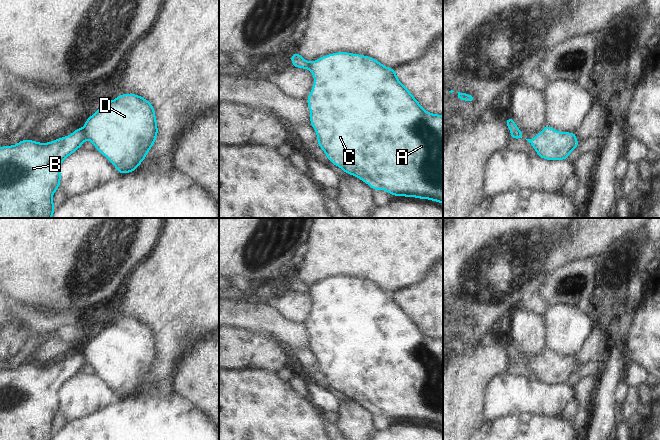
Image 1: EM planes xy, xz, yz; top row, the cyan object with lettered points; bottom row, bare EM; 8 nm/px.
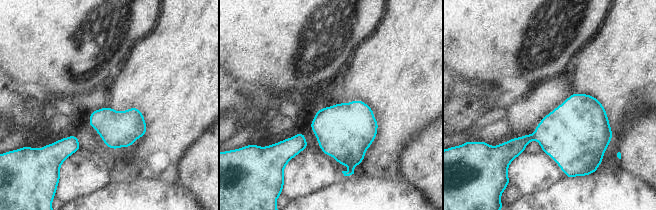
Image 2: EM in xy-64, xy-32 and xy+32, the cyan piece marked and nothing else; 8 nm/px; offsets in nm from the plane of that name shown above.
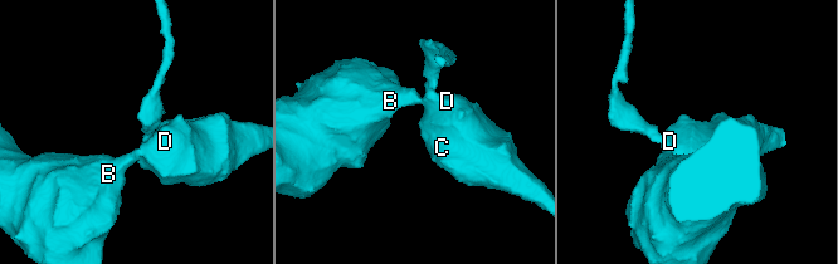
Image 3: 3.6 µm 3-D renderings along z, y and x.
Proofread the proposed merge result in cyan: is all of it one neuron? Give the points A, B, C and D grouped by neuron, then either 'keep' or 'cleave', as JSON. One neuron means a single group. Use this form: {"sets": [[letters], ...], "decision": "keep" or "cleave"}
{"sets": [["A", "C", "D"], ["B"]], "decision": "cleave"}

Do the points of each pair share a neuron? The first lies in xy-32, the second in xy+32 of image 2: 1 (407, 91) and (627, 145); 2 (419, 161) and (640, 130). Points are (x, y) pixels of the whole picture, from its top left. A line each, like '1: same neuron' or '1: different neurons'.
1: different neurons
2: same neuron

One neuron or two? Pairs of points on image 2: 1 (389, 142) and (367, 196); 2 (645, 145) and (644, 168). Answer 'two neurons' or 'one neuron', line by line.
1: two neurons
2: one neuron

